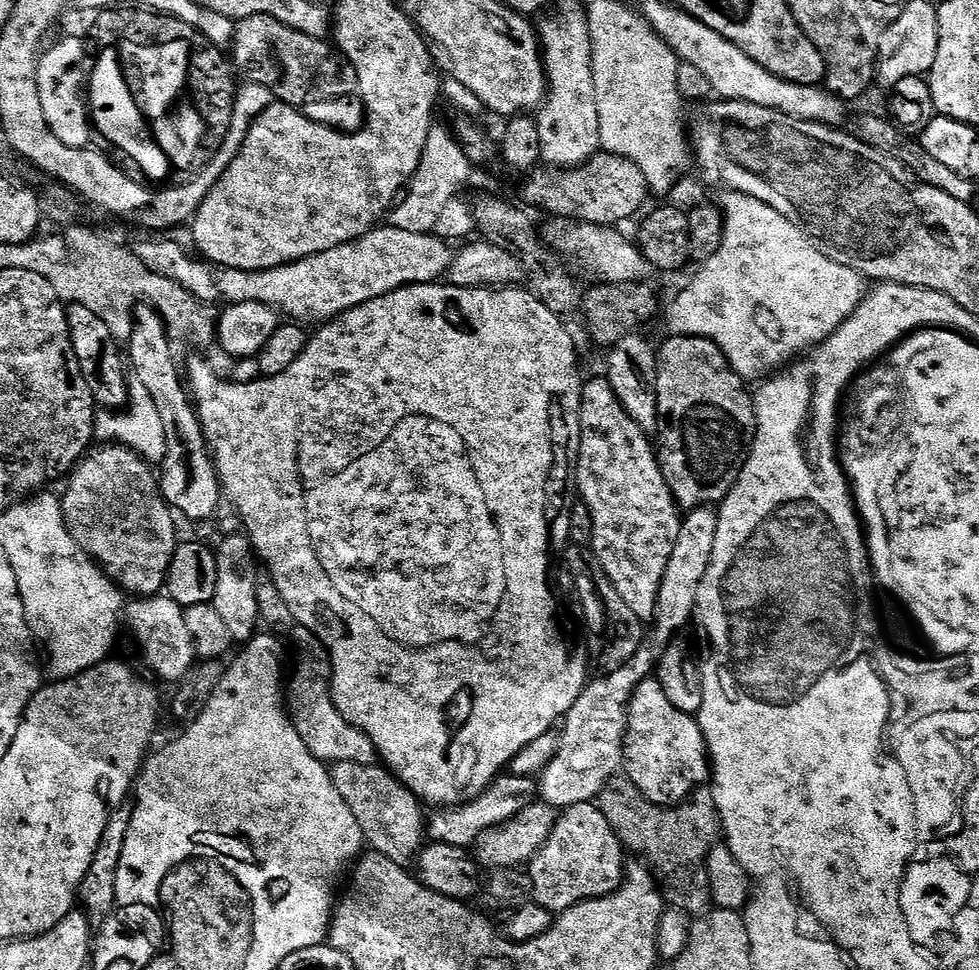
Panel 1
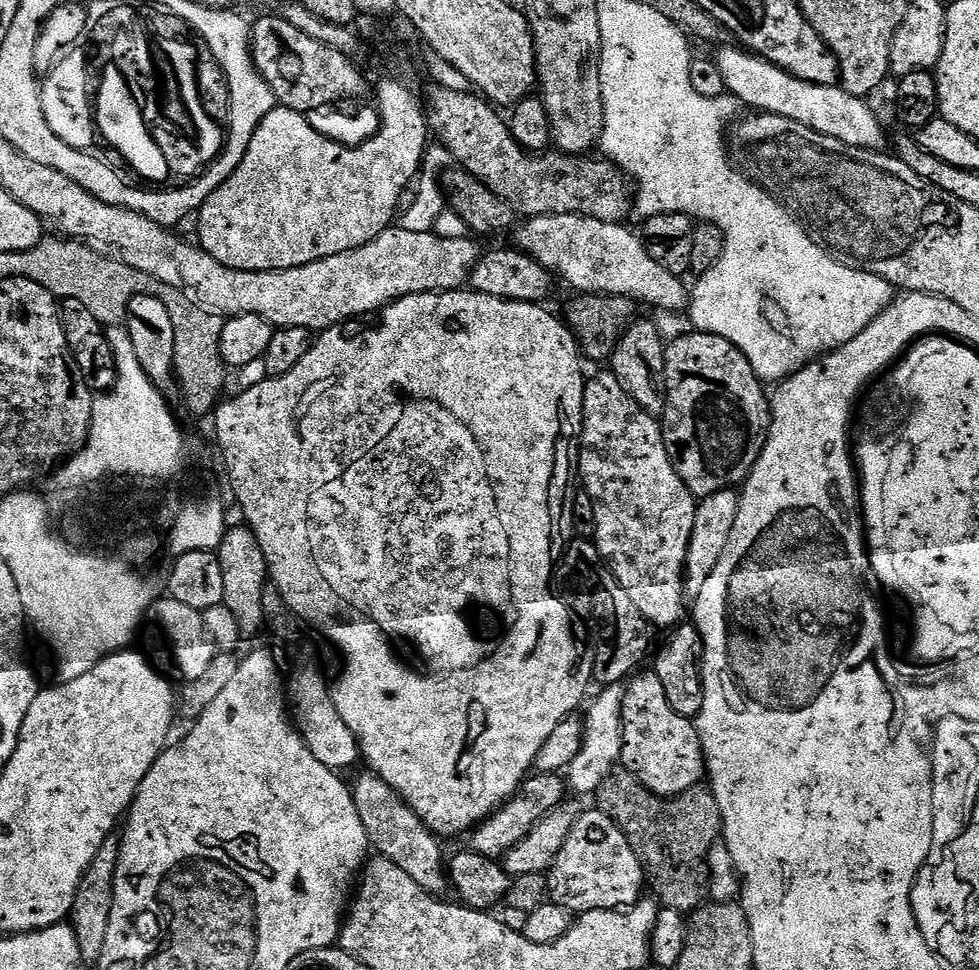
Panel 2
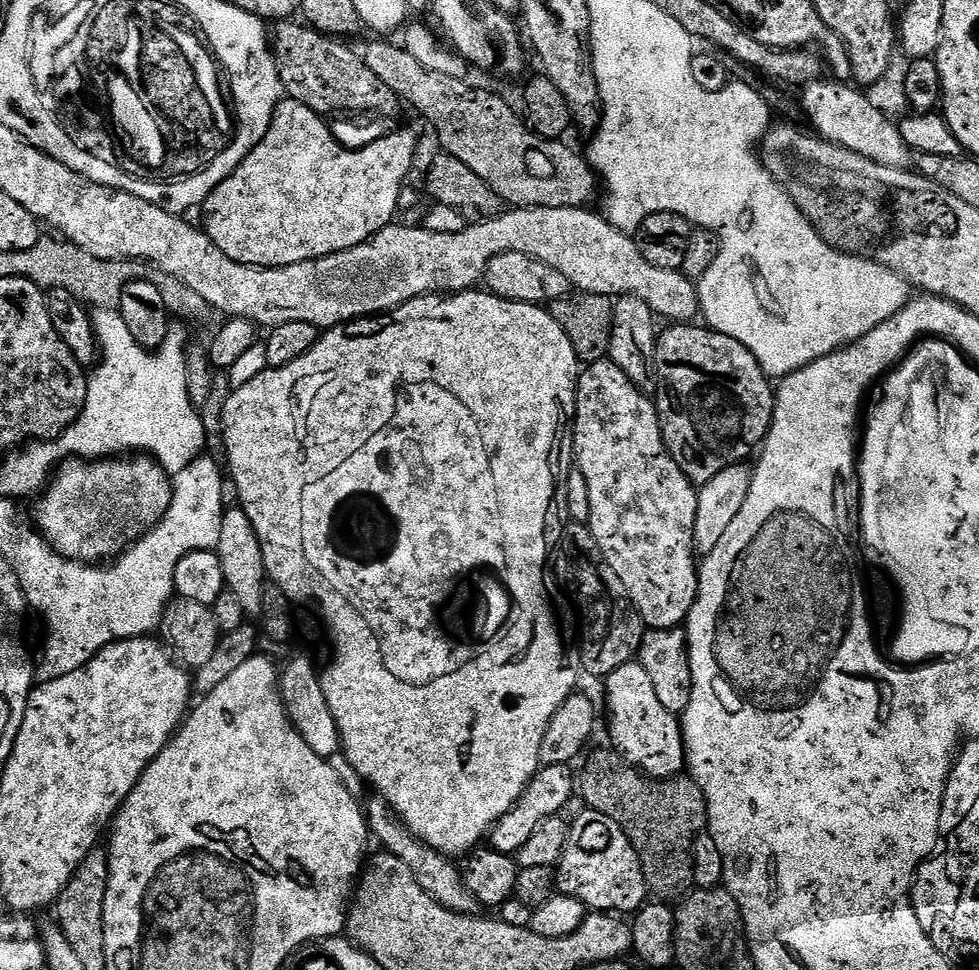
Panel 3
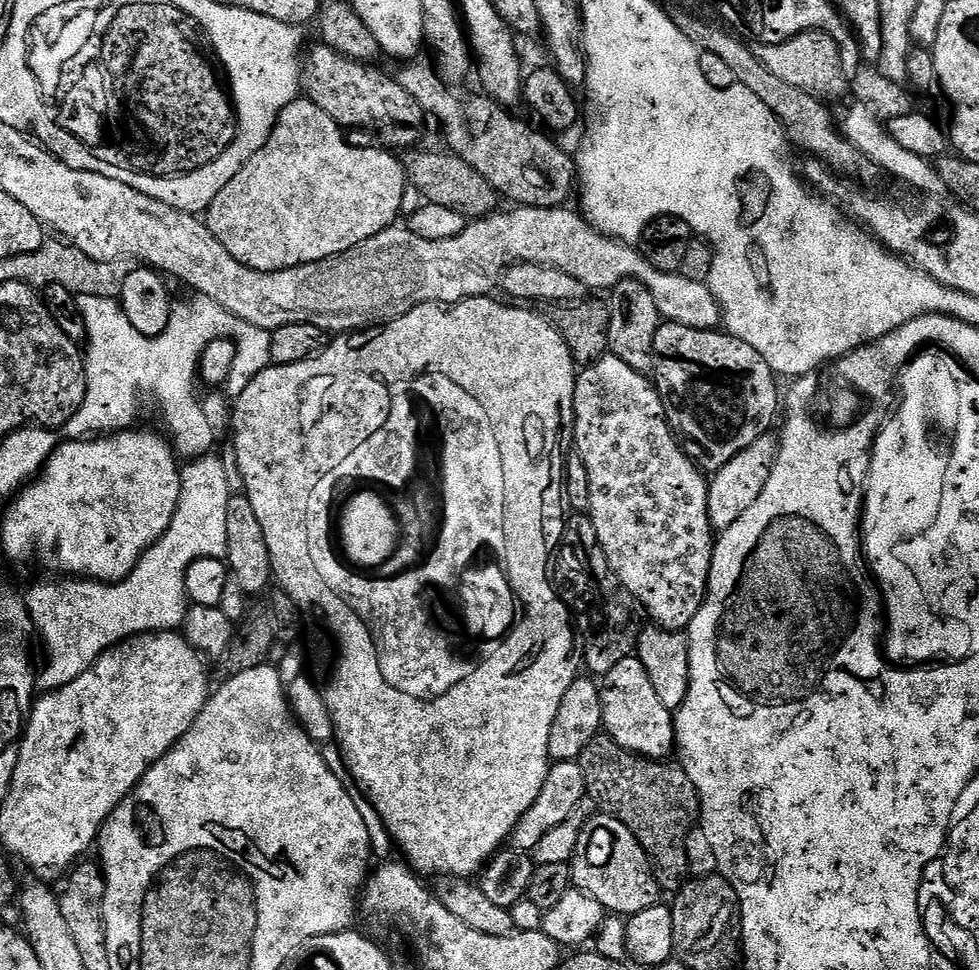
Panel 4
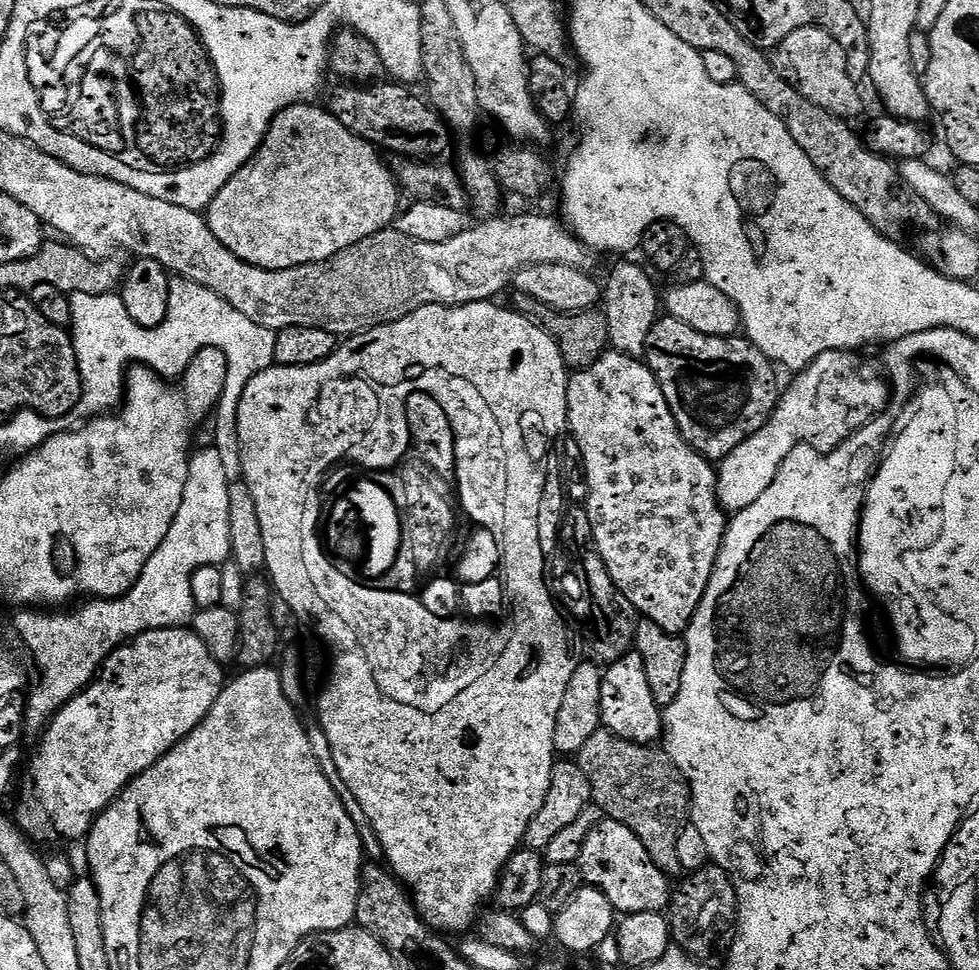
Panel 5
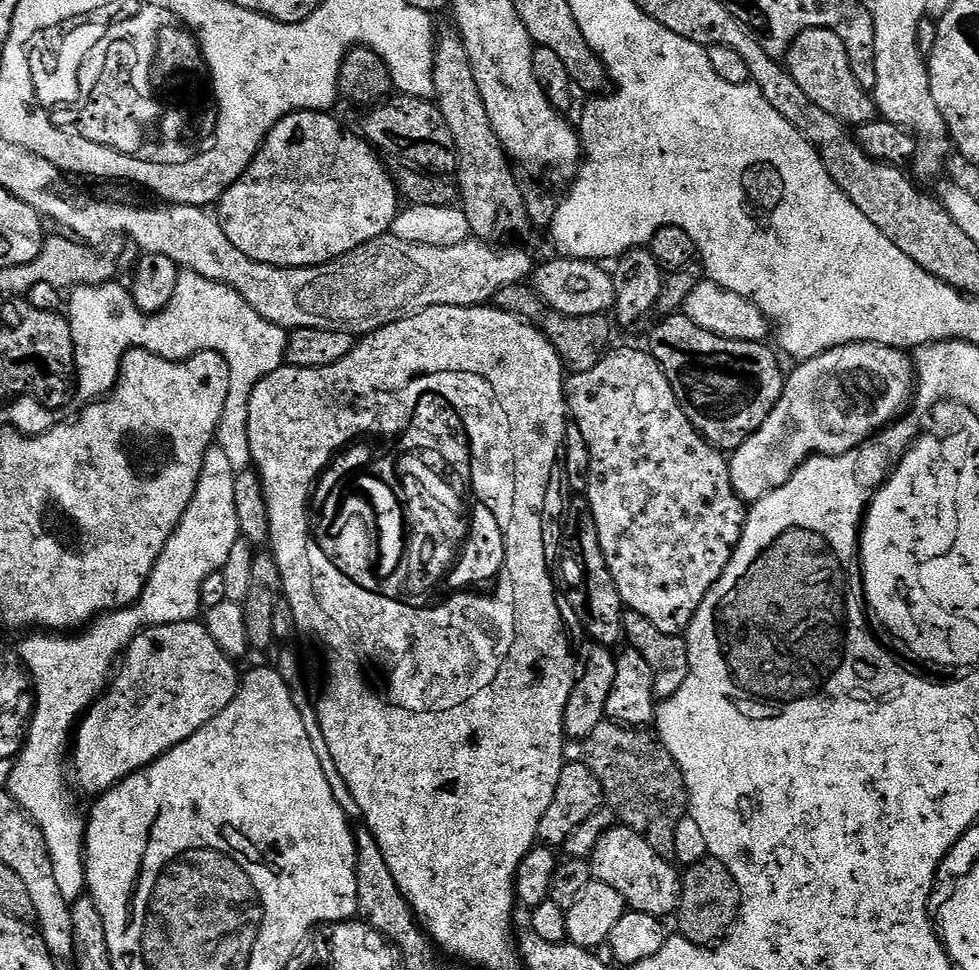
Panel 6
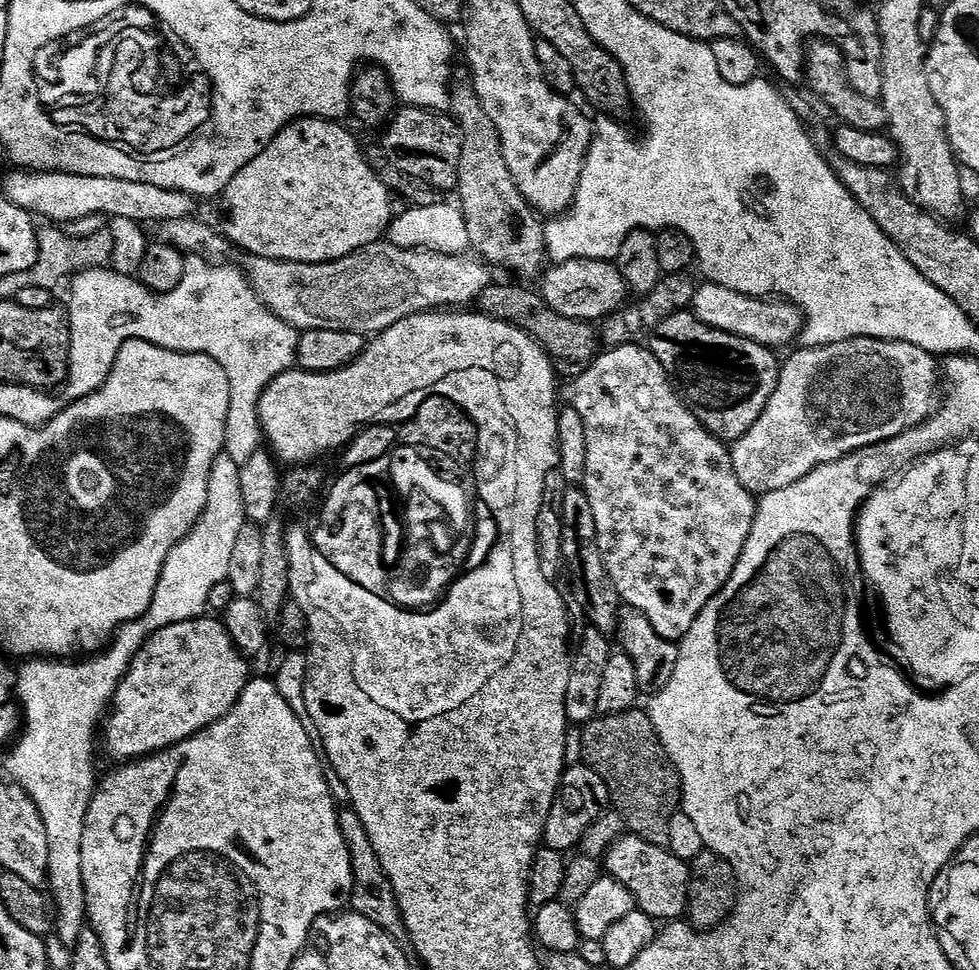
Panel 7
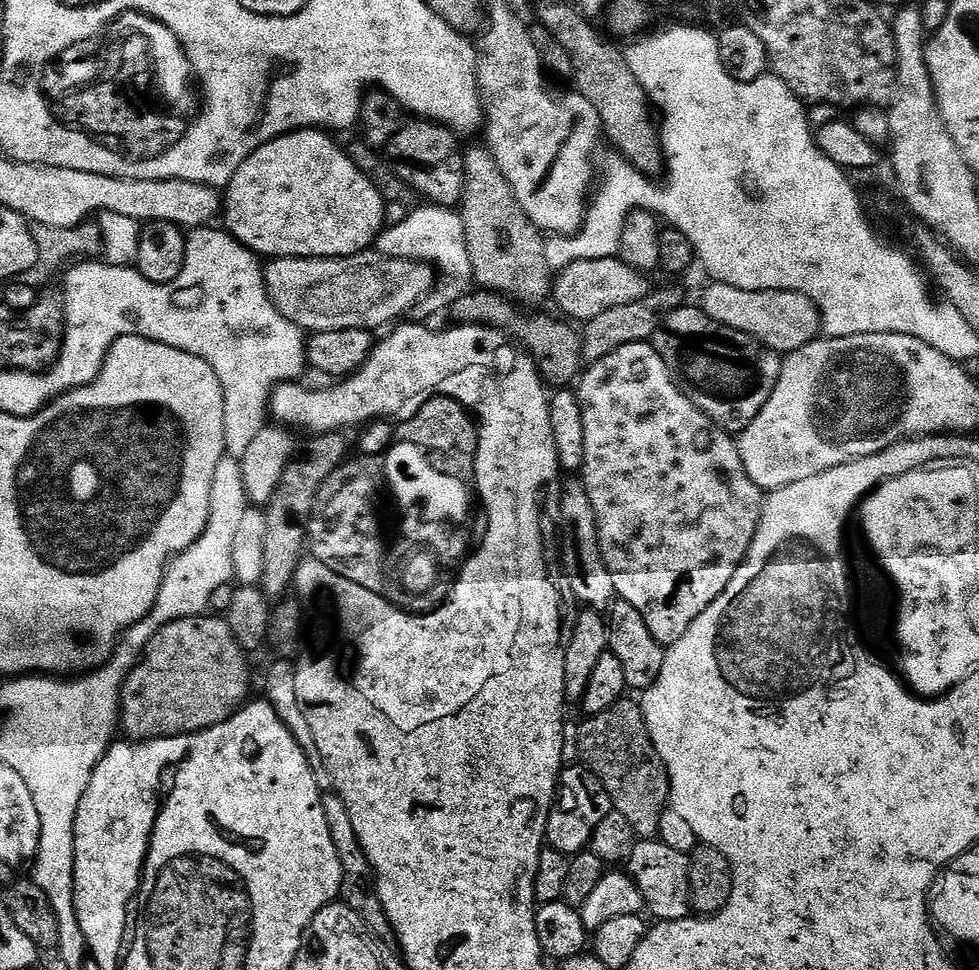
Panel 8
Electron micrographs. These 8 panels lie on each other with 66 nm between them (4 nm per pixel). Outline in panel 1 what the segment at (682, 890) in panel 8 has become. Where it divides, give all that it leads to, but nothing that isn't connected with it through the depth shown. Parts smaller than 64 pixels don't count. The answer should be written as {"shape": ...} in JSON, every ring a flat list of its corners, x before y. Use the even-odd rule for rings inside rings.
{"shape":[[595,803,570,805,557,819,546,846,530,861,534,874,528,876,533,882,535,903,548,912,559,914,584,900,600,900,611,892,620,891,626,871,624,856,624,845]]}

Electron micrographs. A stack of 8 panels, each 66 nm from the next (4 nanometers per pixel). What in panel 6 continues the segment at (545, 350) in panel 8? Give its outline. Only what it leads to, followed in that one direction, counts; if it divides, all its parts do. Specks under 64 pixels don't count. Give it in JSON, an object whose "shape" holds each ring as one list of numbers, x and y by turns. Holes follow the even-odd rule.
{"shape":[[527,283,503,287,492,300,495,307,500,308,503,312,514,313,535,325,554,346,564,364,565,371,569,373,585,373,586,370,592,370,609,349,610,324,607,315,562,314,561,311,556,311,545,303]]}

